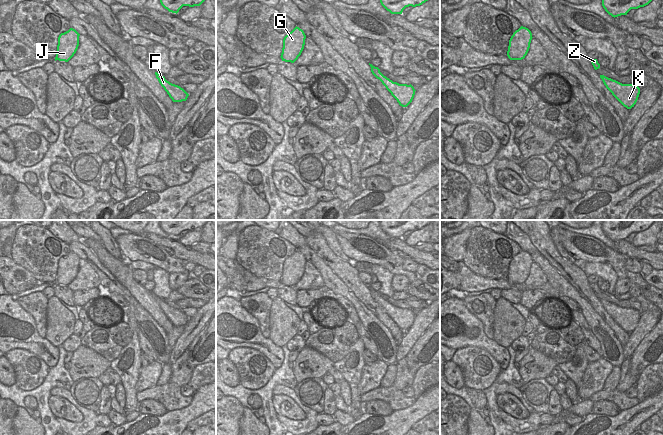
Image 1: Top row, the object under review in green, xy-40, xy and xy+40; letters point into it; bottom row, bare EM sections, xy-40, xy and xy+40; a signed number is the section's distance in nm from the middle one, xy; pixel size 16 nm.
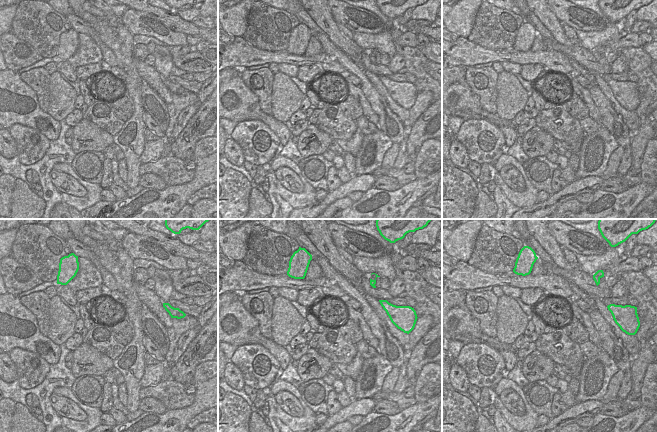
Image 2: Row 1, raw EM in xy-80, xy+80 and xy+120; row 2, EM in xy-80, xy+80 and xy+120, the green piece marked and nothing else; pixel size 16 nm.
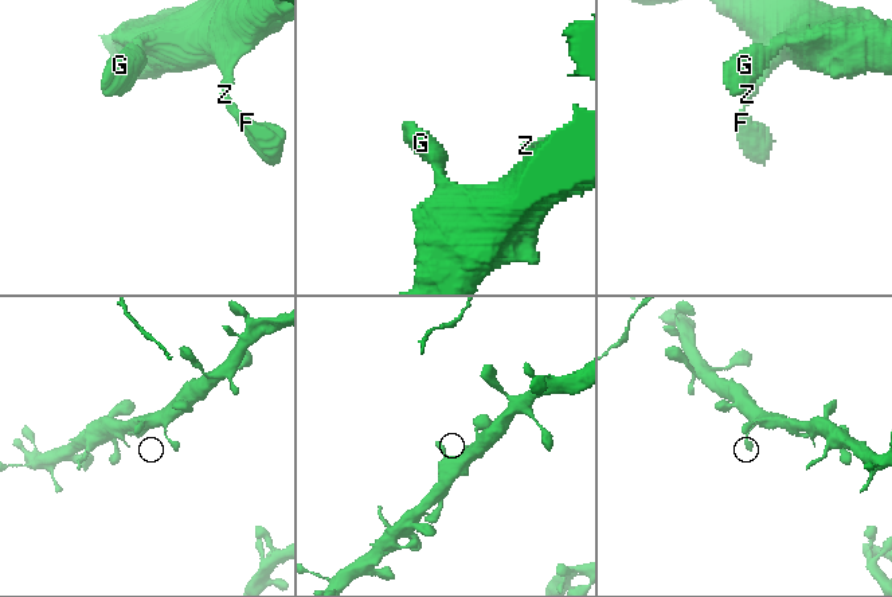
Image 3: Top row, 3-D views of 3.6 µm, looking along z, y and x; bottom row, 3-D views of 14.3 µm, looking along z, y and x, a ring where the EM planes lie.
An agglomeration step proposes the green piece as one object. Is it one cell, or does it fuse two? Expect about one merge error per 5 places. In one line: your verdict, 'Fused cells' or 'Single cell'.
Single cell.

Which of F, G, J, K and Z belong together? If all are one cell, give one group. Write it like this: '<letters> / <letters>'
F G J K Z

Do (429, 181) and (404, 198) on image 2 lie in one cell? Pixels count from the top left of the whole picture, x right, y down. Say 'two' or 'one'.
one

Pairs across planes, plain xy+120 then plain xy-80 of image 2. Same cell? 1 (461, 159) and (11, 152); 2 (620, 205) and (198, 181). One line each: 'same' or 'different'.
1: same
2: same

